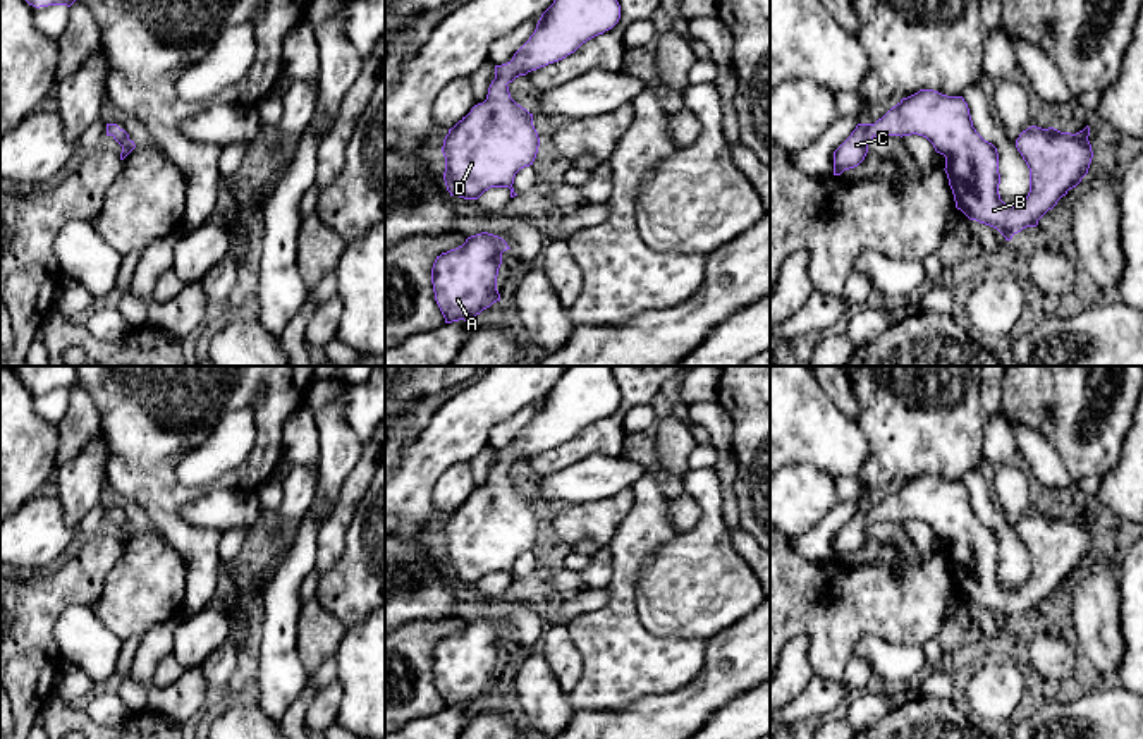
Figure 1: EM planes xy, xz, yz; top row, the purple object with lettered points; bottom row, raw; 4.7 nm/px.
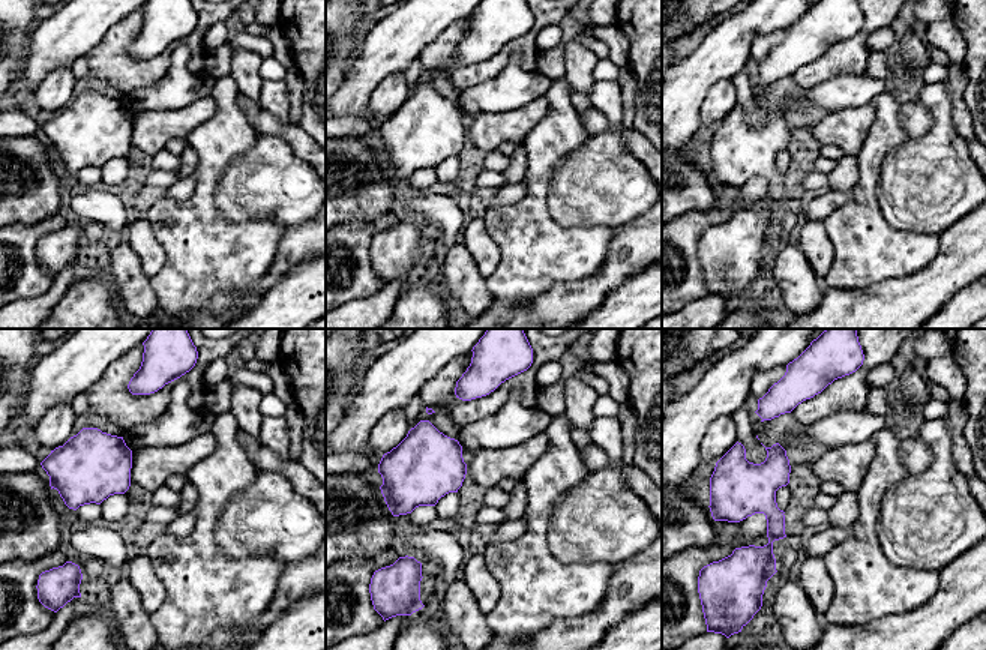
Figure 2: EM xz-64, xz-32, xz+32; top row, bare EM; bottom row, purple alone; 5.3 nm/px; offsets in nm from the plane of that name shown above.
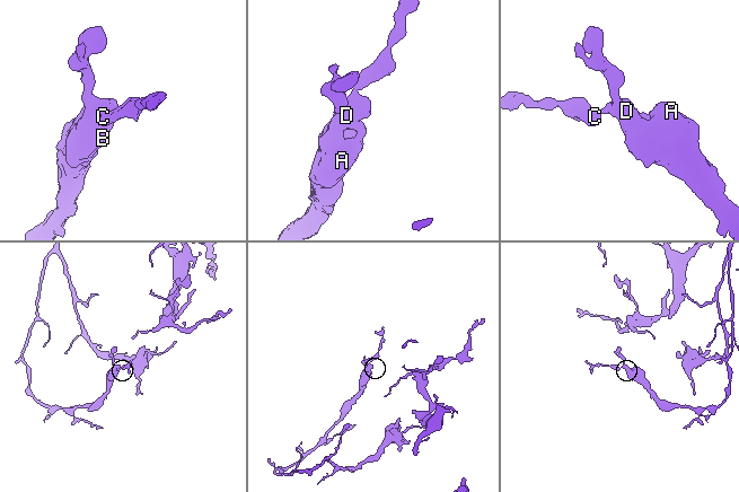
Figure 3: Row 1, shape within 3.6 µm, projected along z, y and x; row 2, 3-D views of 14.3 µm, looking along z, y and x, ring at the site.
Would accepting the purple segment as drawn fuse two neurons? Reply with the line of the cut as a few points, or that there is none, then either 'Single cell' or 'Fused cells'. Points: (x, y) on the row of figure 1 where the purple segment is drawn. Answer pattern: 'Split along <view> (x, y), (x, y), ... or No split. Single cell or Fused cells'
No split. Single cell

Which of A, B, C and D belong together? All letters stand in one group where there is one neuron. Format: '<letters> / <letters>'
A B C D

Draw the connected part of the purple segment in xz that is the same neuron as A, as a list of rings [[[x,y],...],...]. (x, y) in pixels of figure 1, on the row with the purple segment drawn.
[[[481,232],[437,256],[431,284],[445,323],[469,321],[500,301],[497,275],[507,249],[510,247],[502,237]]]

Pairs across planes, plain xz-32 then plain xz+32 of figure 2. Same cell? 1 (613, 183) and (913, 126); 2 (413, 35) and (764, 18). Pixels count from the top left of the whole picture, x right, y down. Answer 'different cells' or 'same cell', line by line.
1: different cells
2: same cell

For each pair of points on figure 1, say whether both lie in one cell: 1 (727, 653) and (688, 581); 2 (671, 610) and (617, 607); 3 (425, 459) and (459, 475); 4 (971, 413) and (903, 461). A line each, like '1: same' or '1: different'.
1: different
2: different
3: different
4: same

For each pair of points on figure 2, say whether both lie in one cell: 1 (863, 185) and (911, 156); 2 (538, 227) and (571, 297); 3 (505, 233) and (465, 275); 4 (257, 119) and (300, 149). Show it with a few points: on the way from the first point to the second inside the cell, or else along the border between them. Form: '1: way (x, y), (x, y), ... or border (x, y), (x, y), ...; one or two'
1: border (898, 146), (881, 165), (877, 189), (880, 210); two
2: border (596, 270), (577, 281), (556, 282), (532, 299); two
3: border (485, 278), (485, 287), (496, 297); two
4: way (269, 125), (282, 128), (291, 137); one

